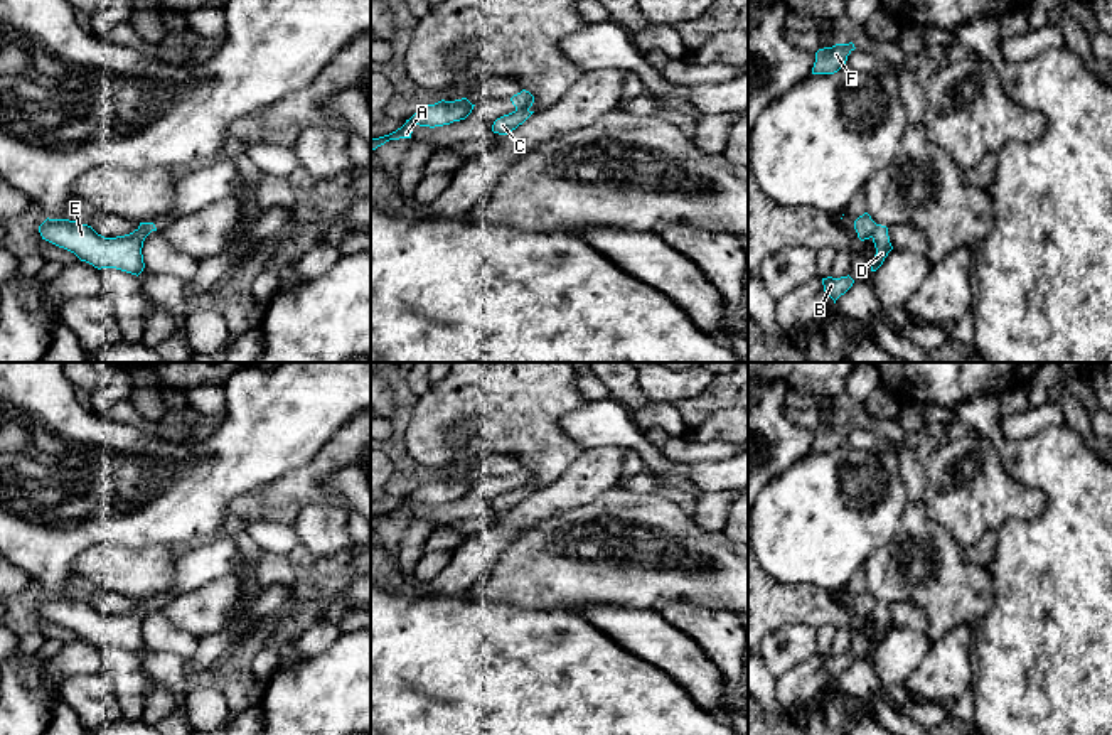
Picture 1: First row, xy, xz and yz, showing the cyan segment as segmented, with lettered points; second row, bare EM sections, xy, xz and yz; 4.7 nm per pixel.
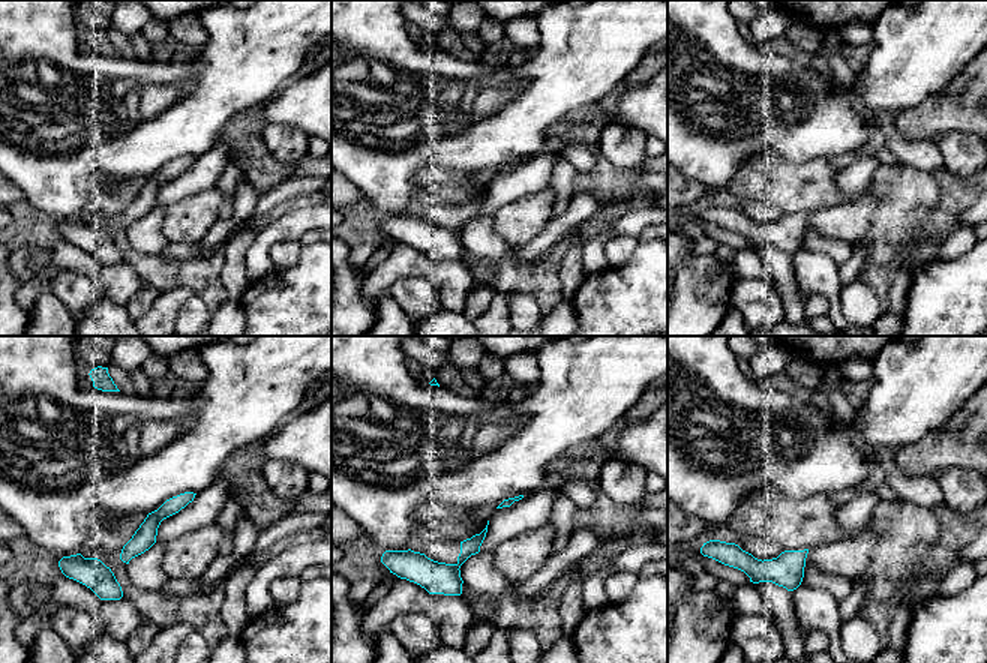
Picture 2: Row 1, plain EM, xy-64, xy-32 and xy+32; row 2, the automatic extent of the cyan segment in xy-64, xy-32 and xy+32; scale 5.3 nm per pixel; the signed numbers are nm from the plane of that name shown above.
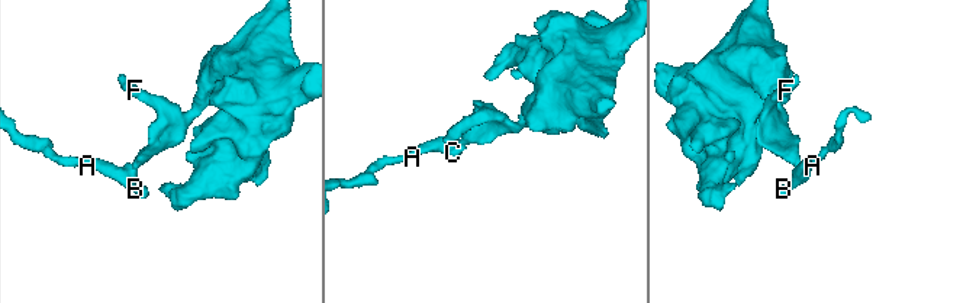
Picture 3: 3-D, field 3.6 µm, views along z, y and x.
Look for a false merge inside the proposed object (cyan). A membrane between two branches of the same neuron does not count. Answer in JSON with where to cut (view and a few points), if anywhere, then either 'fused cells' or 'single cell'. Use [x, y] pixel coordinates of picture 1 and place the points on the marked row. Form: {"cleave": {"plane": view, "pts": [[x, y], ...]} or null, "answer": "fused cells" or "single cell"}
{"cleave": {"plane": "xz", "pts": [[516, 108], [528, 110]]}, "answer": "fused cells"}

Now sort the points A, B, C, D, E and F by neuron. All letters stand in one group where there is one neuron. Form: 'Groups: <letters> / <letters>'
Groups: A B C D E / F

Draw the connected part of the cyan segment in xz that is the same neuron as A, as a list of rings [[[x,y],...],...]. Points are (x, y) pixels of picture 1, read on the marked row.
[[[467,98],[455,101],[441,99],[435,105],[428,105],[406,120],[406,123],[396,131],[379,138],[371,138],[371,150],[376,150],[389,140],[411,138],[416,125],[435,128],[465,120],[472,113],[473,106],[475,105],[472,105]]]

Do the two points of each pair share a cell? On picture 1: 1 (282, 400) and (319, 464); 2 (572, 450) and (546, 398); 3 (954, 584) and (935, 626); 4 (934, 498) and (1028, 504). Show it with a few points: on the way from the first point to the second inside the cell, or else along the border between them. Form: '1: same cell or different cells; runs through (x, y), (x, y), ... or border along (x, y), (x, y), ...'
1: different cells; border along (342, 427), (304, 466), (288, 471), (282, 477)
2: same cell; runs through (558, 439), (546, 427), (546, 412)
3: same cell; runs through (951, 594), (942, 616)
4: same cell; runs through (957, 498), (1005, 498)

